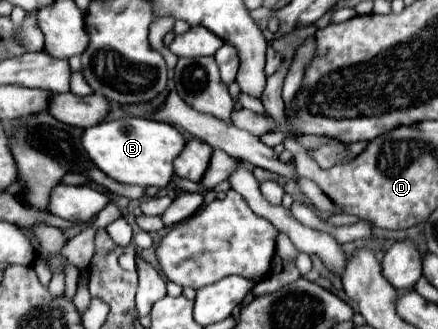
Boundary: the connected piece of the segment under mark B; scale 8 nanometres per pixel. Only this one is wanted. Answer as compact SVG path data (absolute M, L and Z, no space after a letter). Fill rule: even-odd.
M122 117L116 121L104 121L88 127L82 133L82 147L94 165L108 177L128 185L156 185L166 187L174 175L172 161L184 149L186 141L178 129L170 123L144 119L144 117Z

